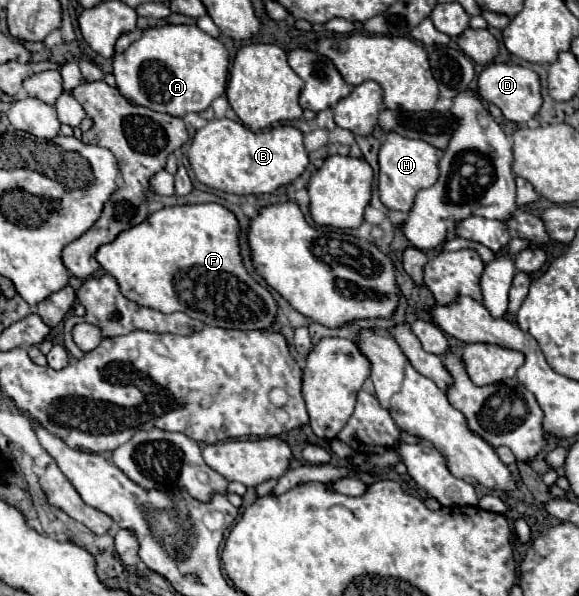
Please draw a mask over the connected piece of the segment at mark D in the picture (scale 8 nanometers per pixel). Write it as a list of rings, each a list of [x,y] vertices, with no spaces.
[[[491,63],[487,65],[479,79],[477,79],[477,93],[483,101],[493,103],[501,109],[503,117],[515,123],[525,123],[531,117],[535,117],[535,113],[541,107],[541,83],[537,73],[533,73],[527,67],[521,65],[507,65],[507,63]]]

